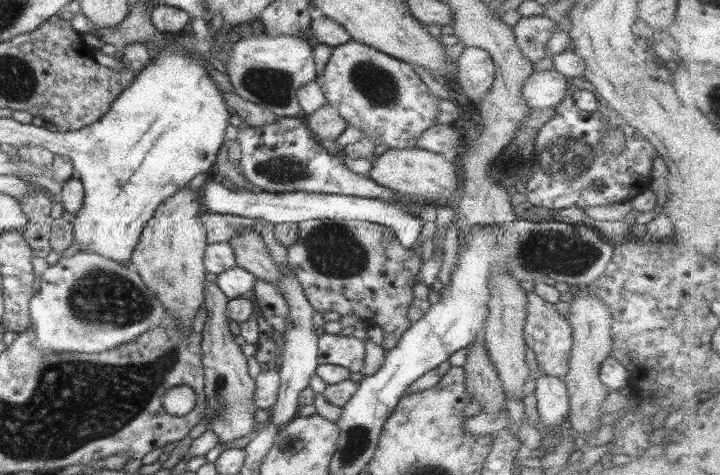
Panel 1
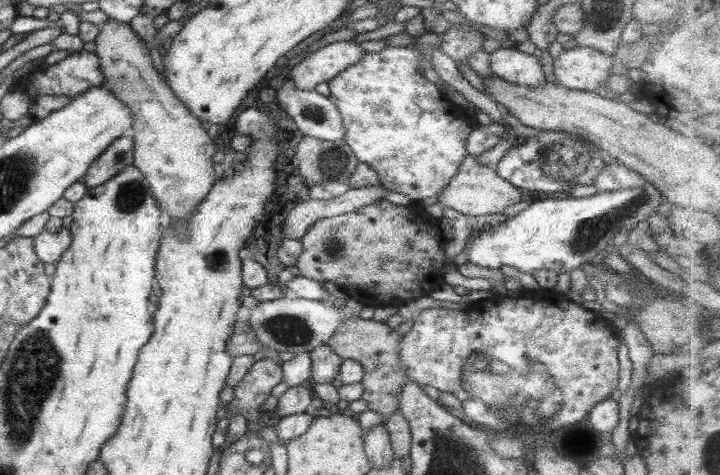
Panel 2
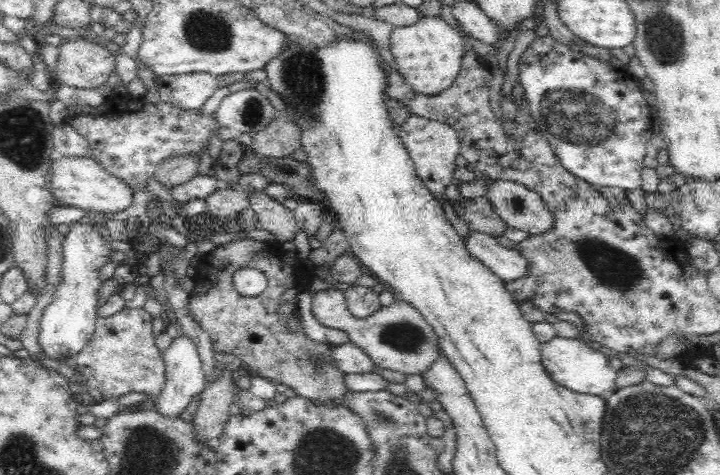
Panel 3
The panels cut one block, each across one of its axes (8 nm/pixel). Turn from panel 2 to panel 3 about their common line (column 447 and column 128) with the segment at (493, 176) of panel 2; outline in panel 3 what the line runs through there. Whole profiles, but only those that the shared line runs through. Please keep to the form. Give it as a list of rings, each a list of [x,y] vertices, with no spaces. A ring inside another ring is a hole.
[[[60,157],[52,160],[48,177],[50,193],[55,202],[64,207],[78,207],[96,213],[114,213],[127,210],[134,204],[135,192],[126,181],[107,172],[90,157]]]

